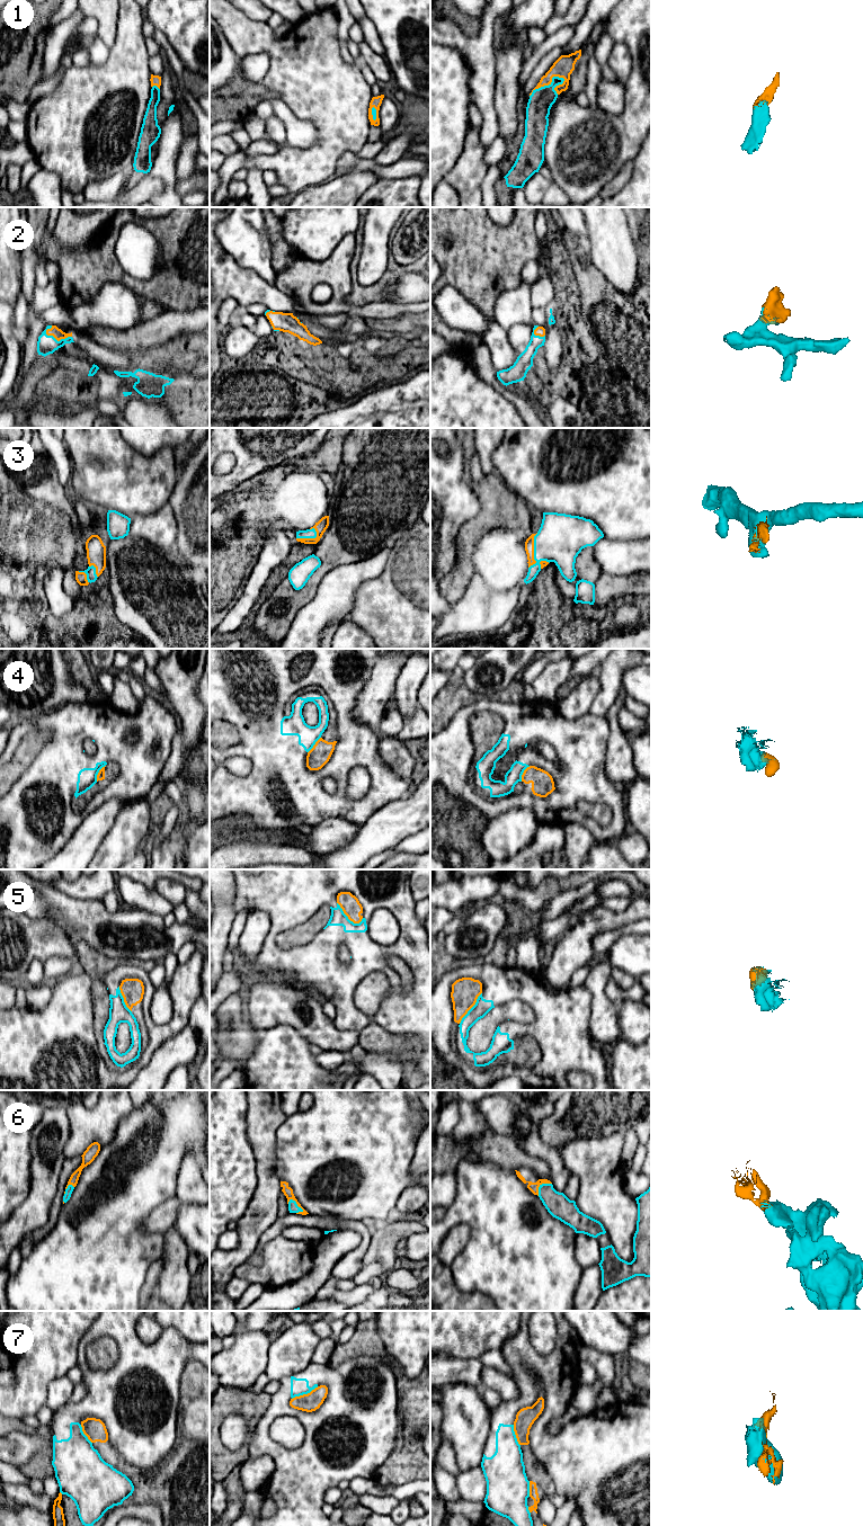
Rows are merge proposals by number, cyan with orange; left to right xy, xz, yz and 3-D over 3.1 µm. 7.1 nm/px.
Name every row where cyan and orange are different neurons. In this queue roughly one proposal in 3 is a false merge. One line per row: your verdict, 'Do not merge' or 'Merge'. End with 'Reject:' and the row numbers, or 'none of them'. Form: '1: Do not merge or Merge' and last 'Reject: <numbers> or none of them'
1: Merge
2: Merge
3: Merge
4: Do not merge
5: Do not merge
6: Merge
7: Do not merge
Reject: 4, 5, 7

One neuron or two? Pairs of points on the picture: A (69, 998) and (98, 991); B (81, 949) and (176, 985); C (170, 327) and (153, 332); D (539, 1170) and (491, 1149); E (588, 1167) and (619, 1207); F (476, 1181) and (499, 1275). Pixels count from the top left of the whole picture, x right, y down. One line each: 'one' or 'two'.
A: two
B: two
C: one
D: one
E: one
F: one

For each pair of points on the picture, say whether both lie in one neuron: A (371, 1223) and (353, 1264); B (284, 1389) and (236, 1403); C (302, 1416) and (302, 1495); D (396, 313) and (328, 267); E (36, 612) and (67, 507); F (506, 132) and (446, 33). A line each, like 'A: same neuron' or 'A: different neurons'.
A: different neurons
B: different neurons
C: same neuron
D: same neuron
E: same neuron
F: different neurons

